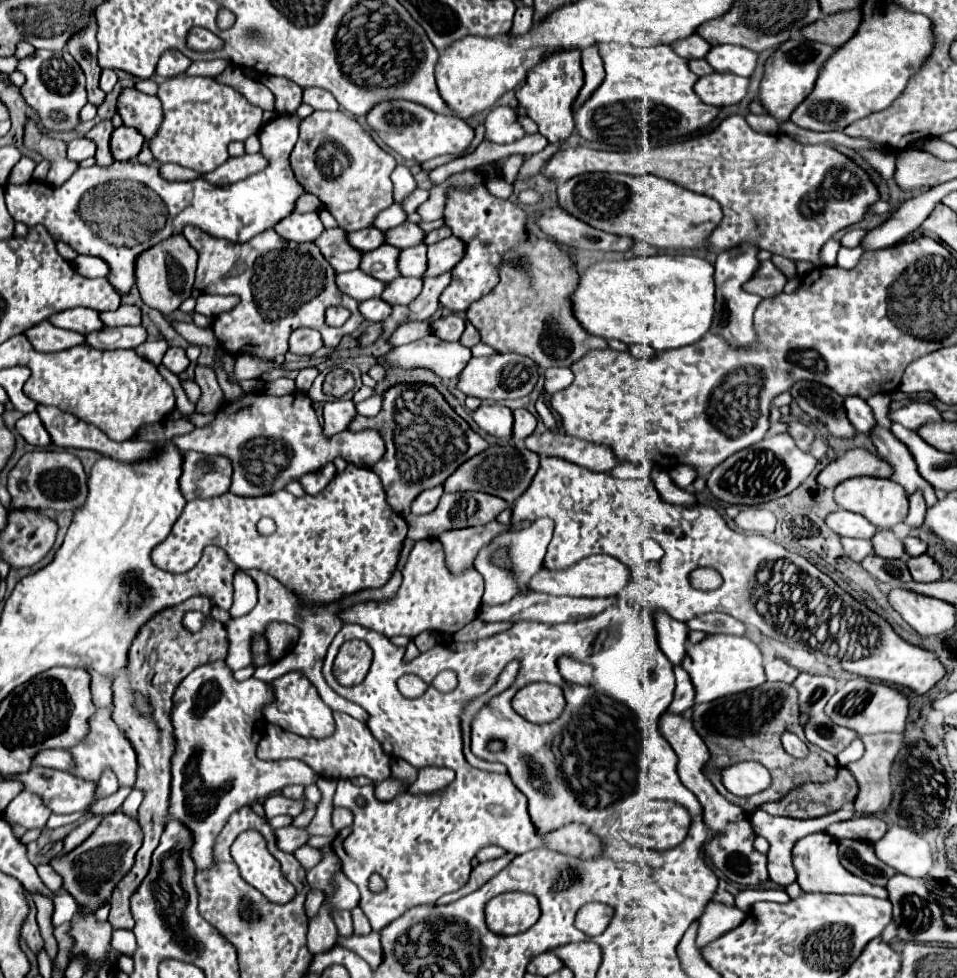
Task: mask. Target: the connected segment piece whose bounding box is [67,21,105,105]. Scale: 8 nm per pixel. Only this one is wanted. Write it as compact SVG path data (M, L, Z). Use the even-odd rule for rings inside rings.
M91 21L91 25L87 25L87 29L79 31L75 37L71 37L71 41L67 43L67 51L73 55L73 59L81 65L85 77L87 77L87 95L89 101L95 105L101 105L105 99L105 93L99 89L99 75L101 69L97 65L97 25L95 21Z

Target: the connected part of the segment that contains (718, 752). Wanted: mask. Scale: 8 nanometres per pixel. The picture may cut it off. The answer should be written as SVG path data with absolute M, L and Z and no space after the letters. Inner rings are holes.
M765 681L763 685L731 695L731 697L723 697L711 703L701 703L701 705L693 705L693 727L695 731L701 735L701 739L705 741L705 745L709 747L711 759L705 767L705 773L709 775L709 779L715 783L717 791L729 799L731 803L739 805L743 811L751 811L755 807L759 807L761 803L767 801L779 801L781 797L785 797L791 789L803 785L803 783L825 783L837 777L839 773L839 763L837 759L819 749L817 745L811 745L809 741L805 741L805 733L797 721L799 717L799 705L797 705L797 691L793 685L785 685L785 683L771 683ZM785 731L795 733L799 739L803 739L811 751L811 755L807 759L795 759L791 757L783 745L781 745L781 735ZM741 761L759 761L761 765L765 765L771 771L773 783L769 789L765 789L759 795L751 795L751 797L735 797L733 793L729 793L723 783L721 783L721 771L723 767L731 767L735 763Z

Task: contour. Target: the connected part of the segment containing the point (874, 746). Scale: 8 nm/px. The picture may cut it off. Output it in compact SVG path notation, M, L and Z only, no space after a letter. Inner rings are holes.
M885 733L885 735L865 735L863 737L865 743L865 755L863 759L847 765L851 769L851 773L855 775L855 779L859 781L859 795L855 799L855 811L863 813L863 815L873 815L873 813L881 813L889 807L891 797L893 797L893 789L891 789L891 765L899 753L899 749L905 743L905 735L903 733Z

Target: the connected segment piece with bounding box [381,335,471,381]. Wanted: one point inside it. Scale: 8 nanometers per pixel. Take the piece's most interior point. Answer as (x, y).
(446, 360)

